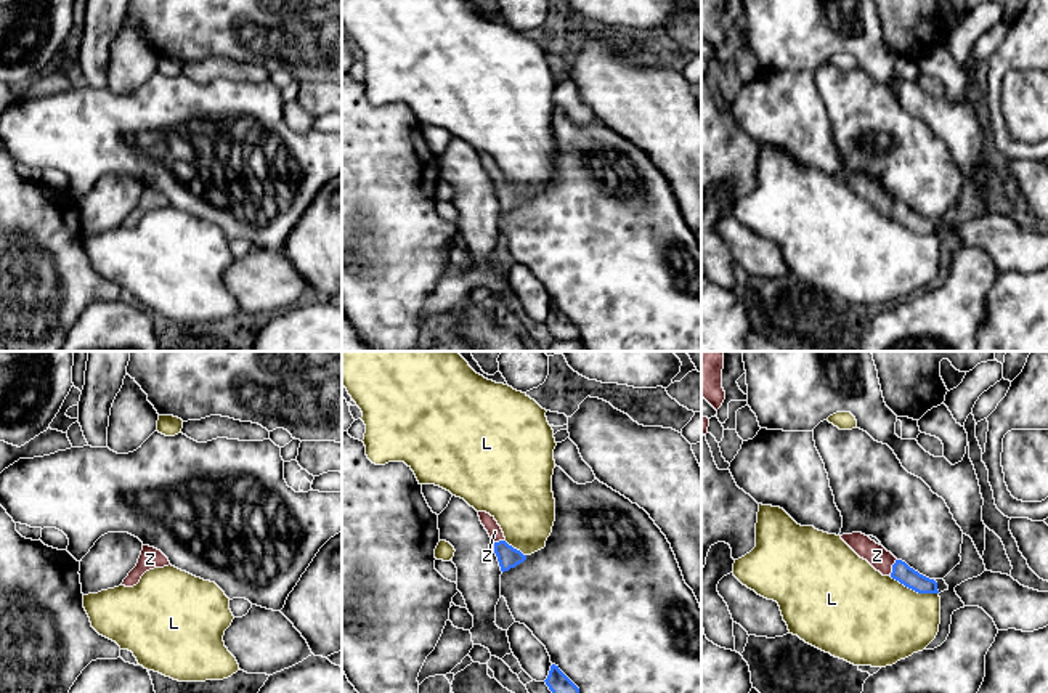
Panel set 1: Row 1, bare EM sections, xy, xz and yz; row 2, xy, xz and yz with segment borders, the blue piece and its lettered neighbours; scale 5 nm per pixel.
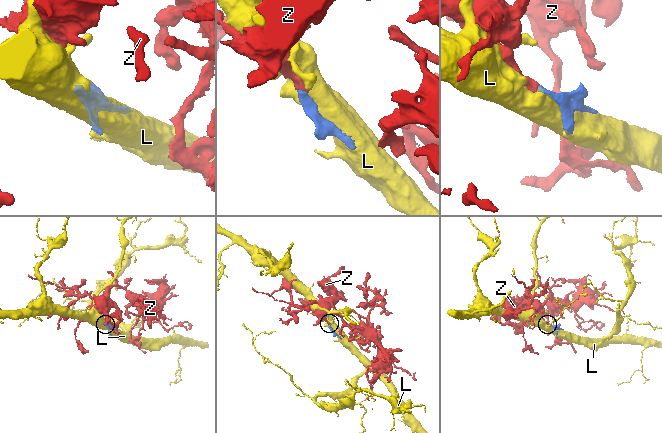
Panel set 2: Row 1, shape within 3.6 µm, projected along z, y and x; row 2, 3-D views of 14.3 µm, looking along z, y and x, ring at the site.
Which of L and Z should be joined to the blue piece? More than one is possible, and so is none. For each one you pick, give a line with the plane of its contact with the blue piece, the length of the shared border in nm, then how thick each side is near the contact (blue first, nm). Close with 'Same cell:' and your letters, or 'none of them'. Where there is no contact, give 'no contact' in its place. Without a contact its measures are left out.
Z: meets blue in yz; contact 90 nm long; 100 nm thick on the blue side, 110 nm on the other
Same cell: Z

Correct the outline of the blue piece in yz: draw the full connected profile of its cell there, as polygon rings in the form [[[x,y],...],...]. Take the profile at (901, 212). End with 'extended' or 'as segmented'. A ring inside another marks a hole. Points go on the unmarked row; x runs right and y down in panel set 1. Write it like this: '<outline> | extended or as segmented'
[[[862,173],[843,175],[841,180],[863,201],[867,201],[883,217],[891,217],[905,228],[918,234],[939,234],[937,223],[929,220],[905,202],[897,201],[883,186]]] | extended

